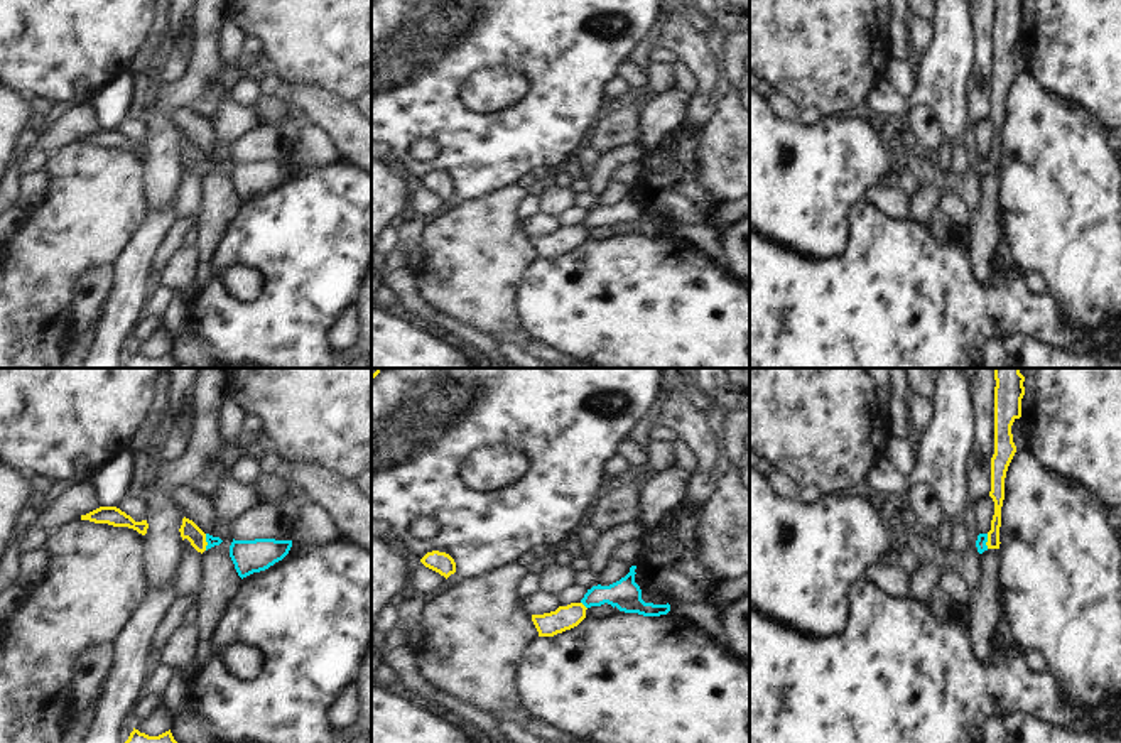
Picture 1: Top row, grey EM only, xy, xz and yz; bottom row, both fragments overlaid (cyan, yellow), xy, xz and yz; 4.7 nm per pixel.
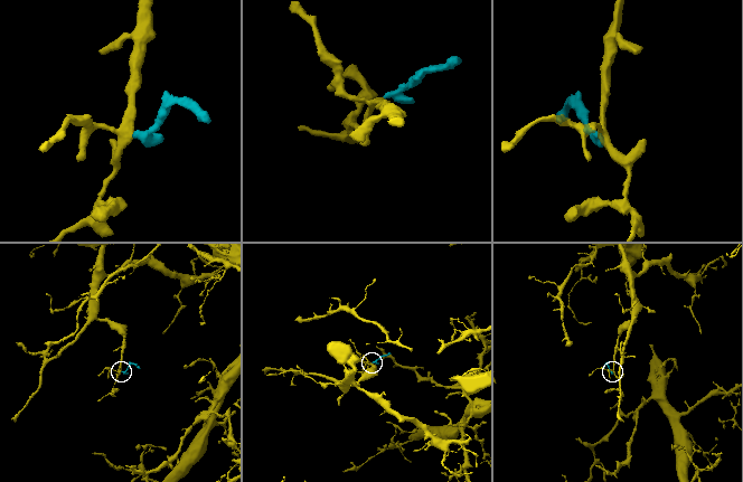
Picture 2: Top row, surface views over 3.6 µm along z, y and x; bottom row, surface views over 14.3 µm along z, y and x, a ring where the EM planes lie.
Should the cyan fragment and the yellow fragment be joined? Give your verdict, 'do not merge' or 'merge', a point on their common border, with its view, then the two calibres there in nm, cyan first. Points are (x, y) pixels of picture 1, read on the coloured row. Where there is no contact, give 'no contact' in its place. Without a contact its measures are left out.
merge; contact yz (986, 541); calibres 50 and 70 nm

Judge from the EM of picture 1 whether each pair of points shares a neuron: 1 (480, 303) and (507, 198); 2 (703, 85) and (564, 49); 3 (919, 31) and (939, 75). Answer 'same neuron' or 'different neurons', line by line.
1: same neuron
2: different neurons
3: different neurons

